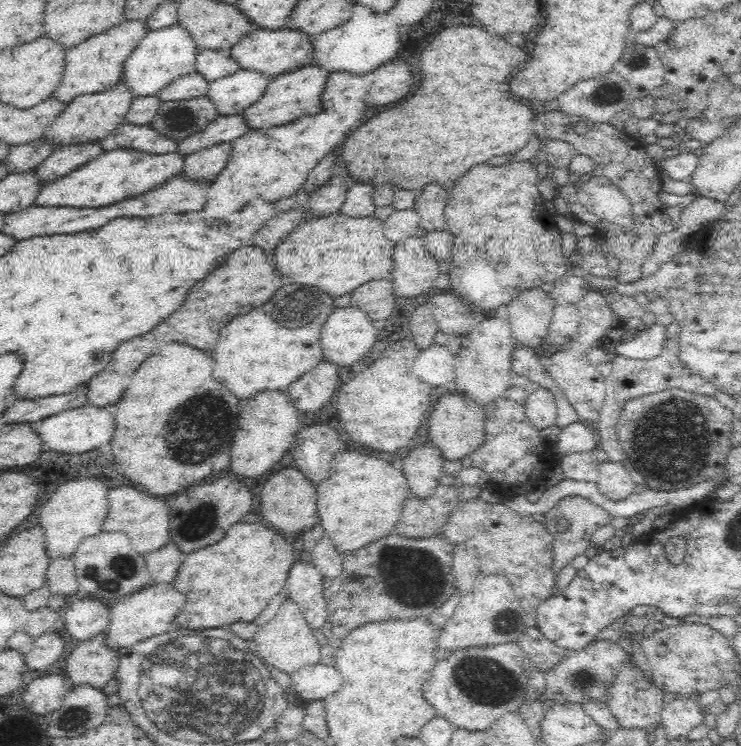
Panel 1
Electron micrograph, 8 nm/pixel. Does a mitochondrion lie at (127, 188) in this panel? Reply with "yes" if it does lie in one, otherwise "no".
no

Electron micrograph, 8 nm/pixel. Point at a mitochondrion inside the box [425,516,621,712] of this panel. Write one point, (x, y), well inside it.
(477, 680)

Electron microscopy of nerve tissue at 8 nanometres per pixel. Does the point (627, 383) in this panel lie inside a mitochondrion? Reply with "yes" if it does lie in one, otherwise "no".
no

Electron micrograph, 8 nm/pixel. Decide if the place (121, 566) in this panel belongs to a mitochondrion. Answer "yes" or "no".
yes

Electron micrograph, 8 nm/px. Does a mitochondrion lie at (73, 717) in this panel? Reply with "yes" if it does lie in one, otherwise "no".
yes

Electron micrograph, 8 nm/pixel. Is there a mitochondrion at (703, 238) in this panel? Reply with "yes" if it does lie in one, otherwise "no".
no

